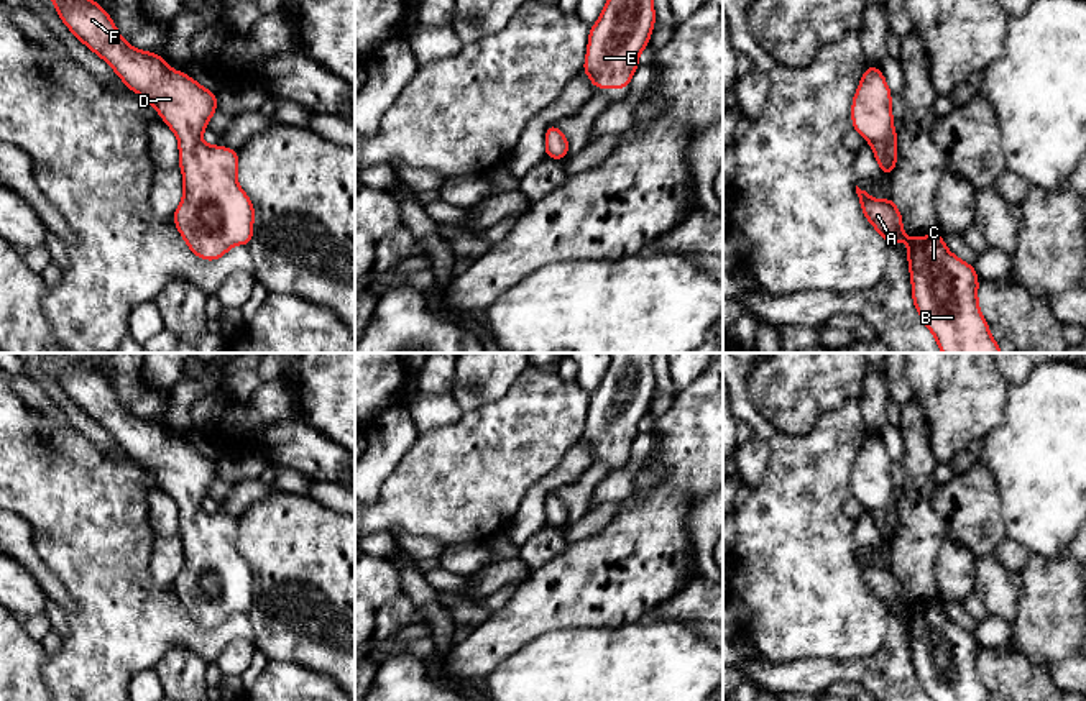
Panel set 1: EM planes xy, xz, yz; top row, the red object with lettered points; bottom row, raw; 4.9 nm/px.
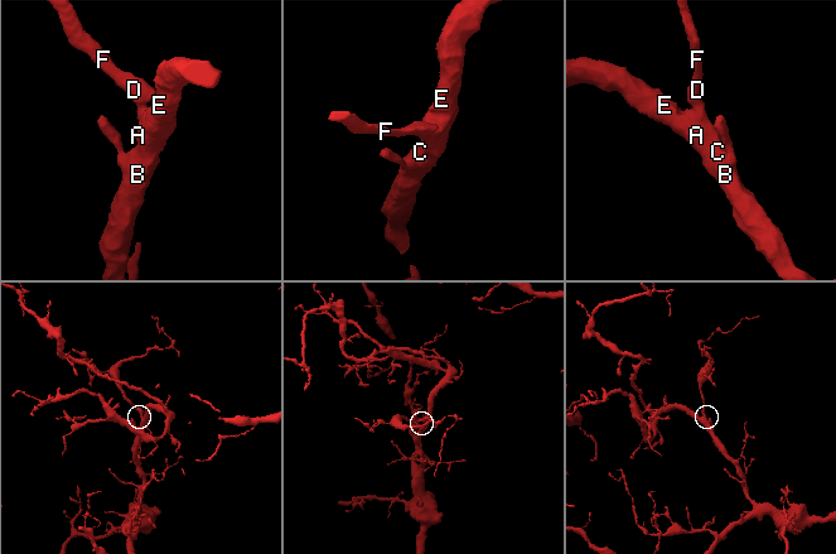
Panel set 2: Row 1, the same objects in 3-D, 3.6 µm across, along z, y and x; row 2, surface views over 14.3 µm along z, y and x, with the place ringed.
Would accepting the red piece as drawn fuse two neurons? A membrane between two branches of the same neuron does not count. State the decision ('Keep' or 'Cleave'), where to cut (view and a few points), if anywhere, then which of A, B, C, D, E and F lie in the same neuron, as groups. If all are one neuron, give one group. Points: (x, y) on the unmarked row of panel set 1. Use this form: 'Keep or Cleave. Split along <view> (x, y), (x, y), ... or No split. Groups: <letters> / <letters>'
Keep. No split. Groups: A B C D E F

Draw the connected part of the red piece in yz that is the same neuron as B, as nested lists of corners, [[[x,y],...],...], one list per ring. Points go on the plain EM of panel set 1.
[[[856,553],[861,578],[886,611],[907,607],[912,667],[932,701],[989,701],[978,675],[973,632],[948,619],[941,601],[912,606],[902,599],[902,583],[892,565],[877,570]]]

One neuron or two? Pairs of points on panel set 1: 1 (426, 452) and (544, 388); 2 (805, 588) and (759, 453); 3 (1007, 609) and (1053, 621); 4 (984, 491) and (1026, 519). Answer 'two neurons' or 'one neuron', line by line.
1: one neuron
2: two neurons
3: two neurons
4: two neurons

